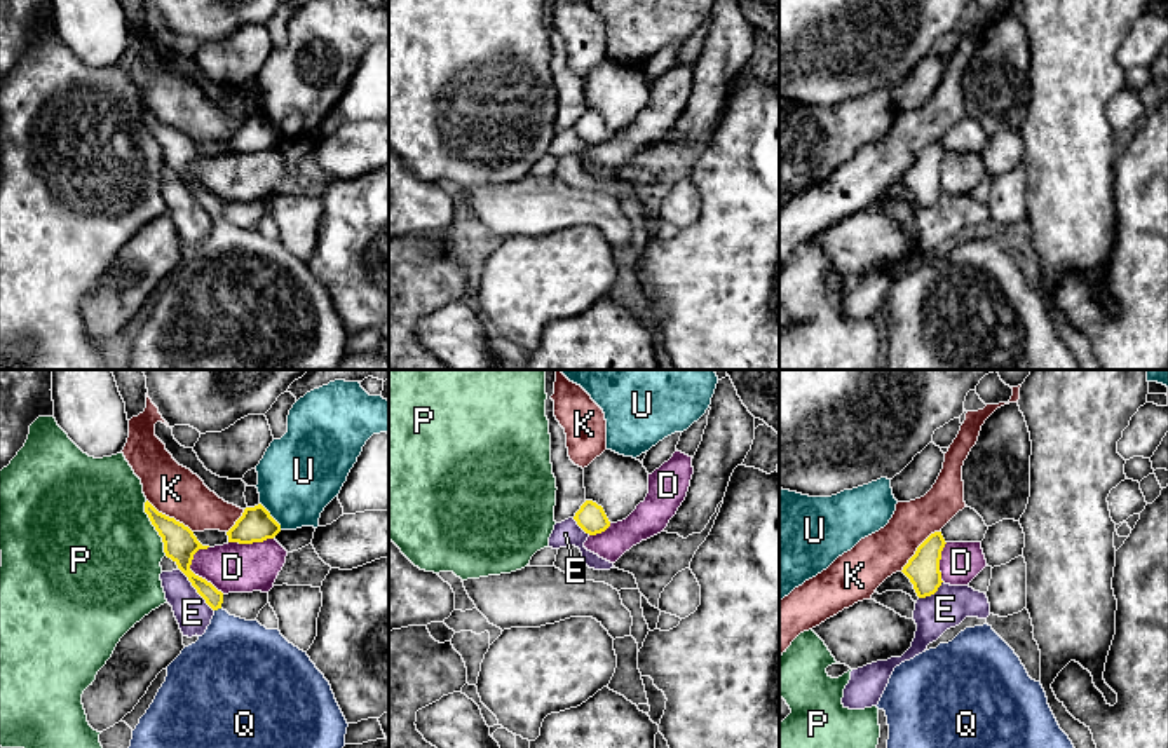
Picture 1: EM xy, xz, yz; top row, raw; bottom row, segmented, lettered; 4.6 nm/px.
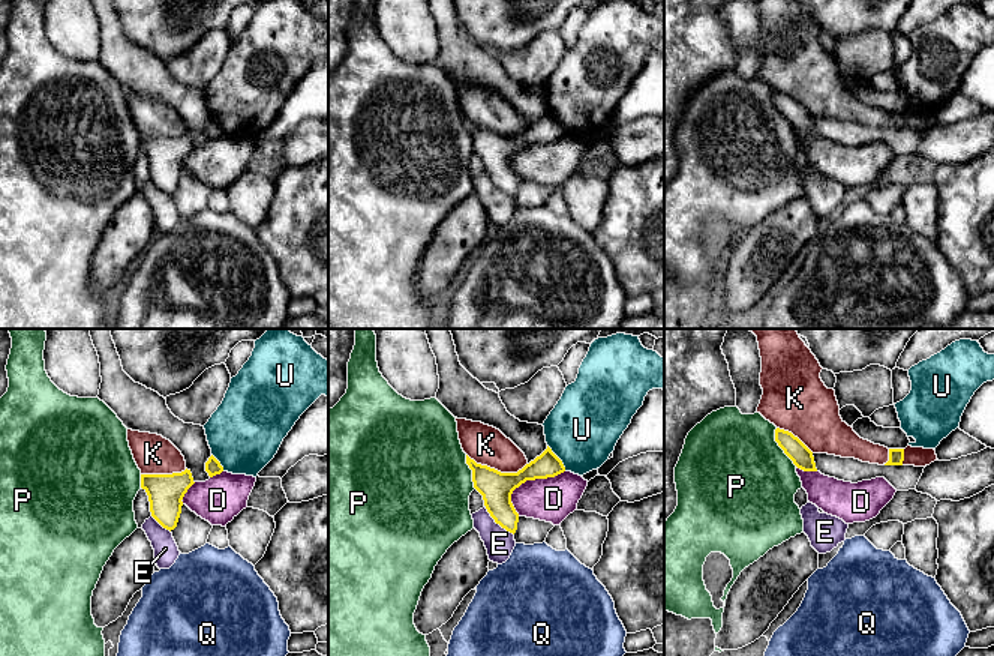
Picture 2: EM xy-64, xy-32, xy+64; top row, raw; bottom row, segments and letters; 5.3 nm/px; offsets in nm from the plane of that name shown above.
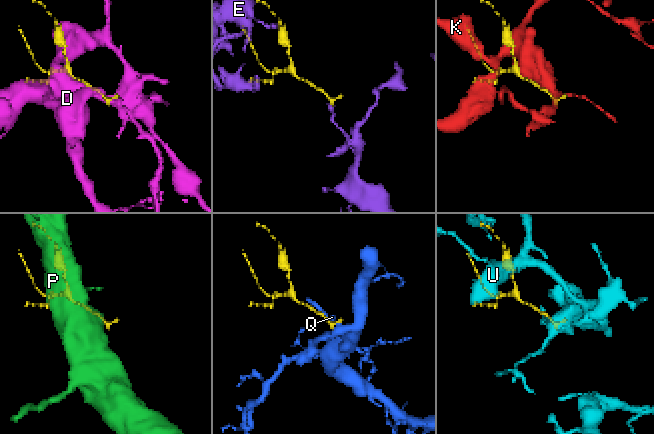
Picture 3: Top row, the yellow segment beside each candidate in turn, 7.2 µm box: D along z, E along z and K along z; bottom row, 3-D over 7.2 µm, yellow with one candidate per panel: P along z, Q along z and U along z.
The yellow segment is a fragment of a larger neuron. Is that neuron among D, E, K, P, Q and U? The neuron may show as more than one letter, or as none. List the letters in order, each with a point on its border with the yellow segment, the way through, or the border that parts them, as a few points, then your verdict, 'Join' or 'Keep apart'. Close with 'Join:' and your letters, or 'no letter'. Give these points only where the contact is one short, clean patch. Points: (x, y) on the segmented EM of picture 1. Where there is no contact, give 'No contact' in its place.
D: Touches yellow at xy (197, 576). Keep apart
E: Touches yellow at xy (196, 588). Boundary: xy (178, 567), (213, 611). Keep apart
K: Touches yellow at yz (917, 548). Keep apart
P: Touches yellow at xy (156, 529). Keep apart
Q: Touches yellow at xy (217, 609). Path across: xy (206, 590), (215, 598), (217, 609), (236, 659). Join
U: Touches yellow at xy (271, 516). Boundary: xy (260, 503), (281, 529). Keep apart
Join: Q

